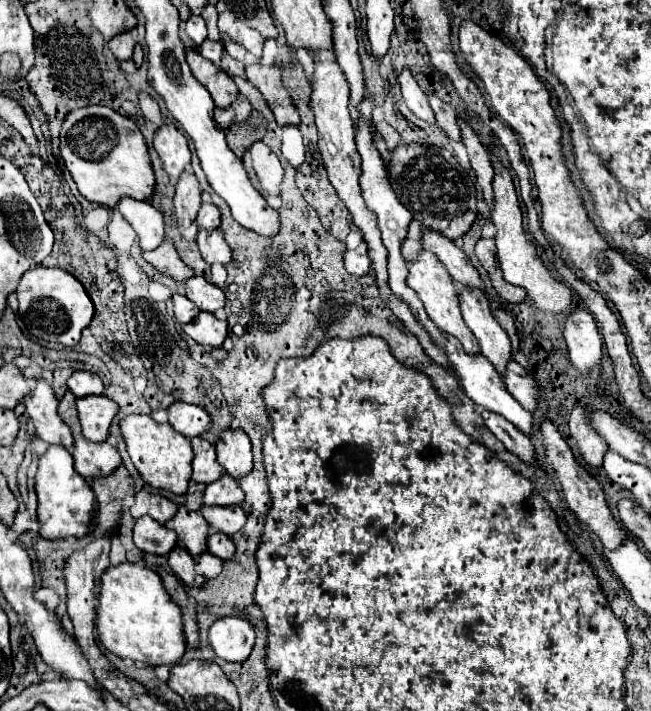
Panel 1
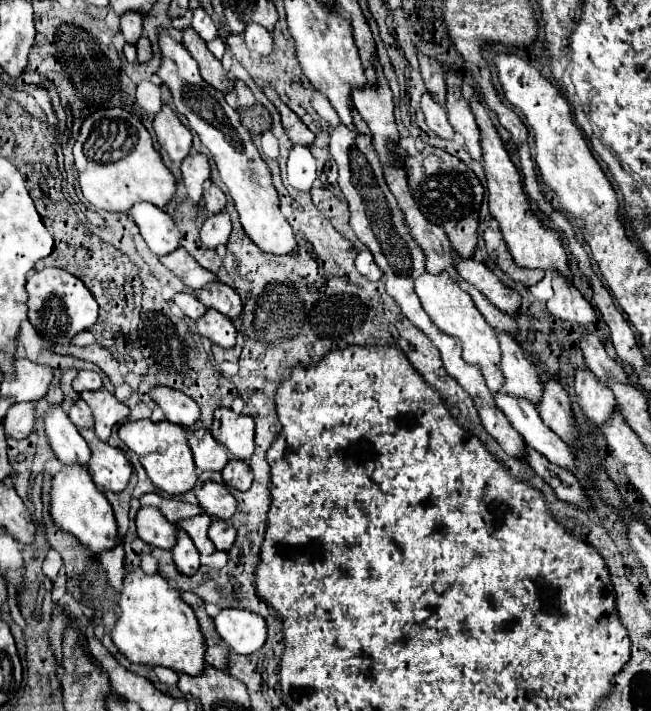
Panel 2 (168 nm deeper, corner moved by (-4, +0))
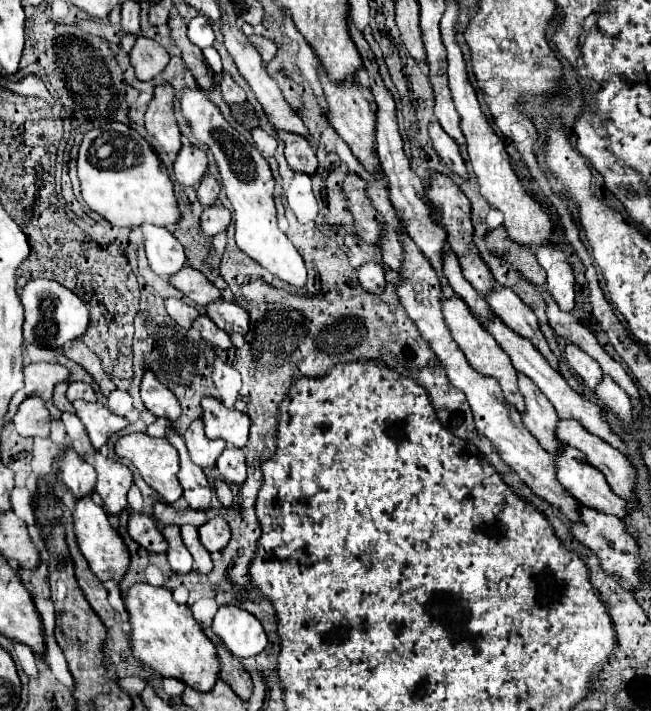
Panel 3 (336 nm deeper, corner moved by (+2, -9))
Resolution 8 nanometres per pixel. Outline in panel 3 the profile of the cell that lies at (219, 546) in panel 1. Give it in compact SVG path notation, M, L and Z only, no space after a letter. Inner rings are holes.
M213 518L199 528L199 538L209 552L219 552L229 542L229 526L221 518Z

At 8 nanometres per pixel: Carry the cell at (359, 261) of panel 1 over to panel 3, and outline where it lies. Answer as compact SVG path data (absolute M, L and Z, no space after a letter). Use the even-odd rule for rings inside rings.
M367 262L357 270L359 284L369 292L369 294L381 294L385 288L385 270L381 264Z

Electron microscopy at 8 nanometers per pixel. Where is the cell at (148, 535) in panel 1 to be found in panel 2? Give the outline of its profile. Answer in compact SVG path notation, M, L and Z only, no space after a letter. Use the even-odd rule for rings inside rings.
M141 507L137 511L137 535L149 543L151 547L161 547L161 549L171 549L177 541L177 529L173 523L169 523L163 513L155 507Z

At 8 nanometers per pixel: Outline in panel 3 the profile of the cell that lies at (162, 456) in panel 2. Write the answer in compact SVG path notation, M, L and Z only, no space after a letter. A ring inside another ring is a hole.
M139 432L139 434L125 434L125 436L121 436L115 442L115 452L117 452L117 456L123 456L123 458L131 460L135 464L135 468L139 470L139 474L143 476L143 480L155 492L159 492L159 496L167 504L173 504L175 500L181 498L183 490L181 490L181 484L177 480L177 474L179 474L179 454L173 448L173 444L167 442L167 438L151 438L151 436L143 434L143 432Z

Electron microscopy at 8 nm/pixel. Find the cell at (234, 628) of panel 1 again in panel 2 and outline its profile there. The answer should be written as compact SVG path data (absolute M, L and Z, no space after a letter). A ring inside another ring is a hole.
M221 609L215 615L217 633L233 653L249 655L263 647L267 623L261 615L245 609Z

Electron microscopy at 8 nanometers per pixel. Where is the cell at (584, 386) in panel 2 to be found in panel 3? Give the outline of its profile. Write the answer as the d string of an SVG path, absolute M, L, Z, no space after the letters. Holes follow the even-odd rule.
M569 344L565 348L565 358L567 358L567 364L571 366L571 370L575 372L575 376L591 392L595 392L597 384L603 380L603 372L597 366L597 362L593 362L593 358L589 358L587 354L583 354L583 350L577 350L577 346L569 346Z

